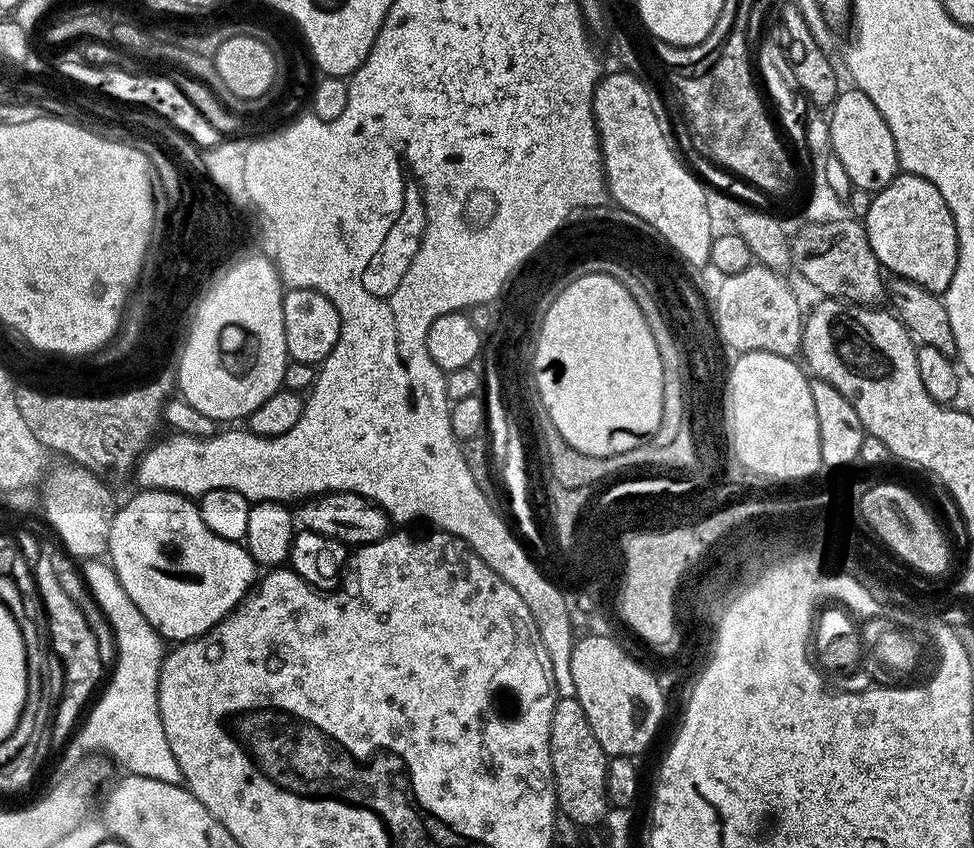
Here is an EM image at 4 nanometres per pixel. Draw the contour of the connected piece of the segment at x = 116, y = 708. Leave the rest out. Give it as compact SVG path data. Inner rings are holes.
M103 559L85 560L82 568L84 584L92 580L87 591L106 619L110 636L116 639L116 669L112 672L112 681L104 693L99 693L100 701L98 696L87 709L78 728L80 744L85 748L83 751L111 758L117 765L120 763L123 771L130 776L184 784L178 761L174 759L174 754L170 754L170 742L166 742L166 730L162 730L158 710L158 682L166 655L166 641L145 618L142 610L130 602L130 594L122 590L122 582L118 582L111 563Z

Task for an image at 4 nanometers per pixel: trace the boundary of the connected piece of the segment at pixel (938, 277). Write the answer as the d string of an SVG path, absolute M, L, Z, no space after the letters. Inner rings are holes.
M898 174L892 179L890 186L886 186L881 192L877 192L873 195L872 201L870 202L870 210L862 223L868 235L870 246L878 258L881 269L887 270L892 276L905 276L910 282L914 282L918 286L922 286L926 290L937 294L942 294L950 286L950 278L954 278L954 270L958 266L958 230L956 229L954 218L950 214L950 206L946 206L946 198L942 198L938 186L926 182L926 178L922 178L921 176Z

